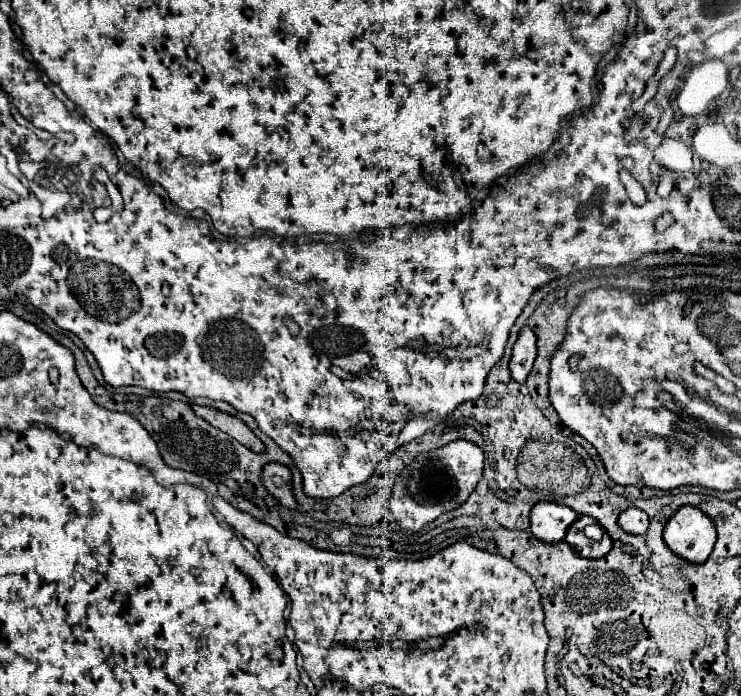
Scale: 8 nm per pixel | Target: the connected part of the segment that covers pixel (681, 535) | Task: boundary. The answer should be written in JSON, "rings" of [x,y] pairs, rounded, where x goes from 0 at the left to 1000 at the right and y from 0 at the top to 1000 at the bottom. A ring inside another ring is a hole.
{"rings":[[[924,726],[900,749],[895,774],[911,797],[933,809],[951,809],[968,769],[962,749],[946,731]]]}

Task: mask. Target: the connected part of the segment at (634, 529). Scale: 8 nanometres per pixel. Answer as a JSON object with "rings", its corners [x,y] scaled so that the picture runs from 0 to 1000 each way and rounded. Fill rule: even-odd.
{"rings":[[[849,728],[846,734],[841,734],[841,737],[835,740],[835,754],[838,754],[846,766],[865,769],[865,766],[873,763],[876,746],[873,746],[873,737],[870,737],[870,734],[857,731],[857,728]]]}

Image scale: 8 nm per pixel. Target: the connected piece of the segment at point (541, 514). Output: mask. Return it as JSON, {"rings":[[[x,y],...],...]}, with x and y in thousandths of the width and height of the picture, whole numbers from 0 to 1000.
{"rings":[[[730,720],[717,731],[714,746],[714,760],[725,774],[735,780],[754,780],[762,774],[762,766],[768,754],[779,746],[779,737],[762,726]]]}

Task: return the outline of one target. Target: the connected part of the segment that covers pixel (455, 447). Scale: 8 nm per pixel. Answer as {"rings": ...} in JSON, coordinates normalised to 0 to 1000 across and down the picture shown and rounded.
{"rings":[[[625,631],[563,654],[560,662],[549,668],[544,680],[538,680],[525,717],[525,728],[538,754],[555,763],[568,763],[571,754],[628,723],[652,685],[652,659],[652,648],[641,636]]]}

